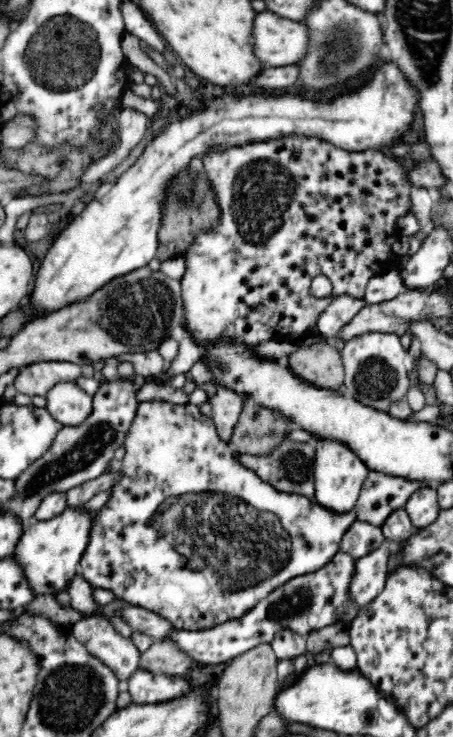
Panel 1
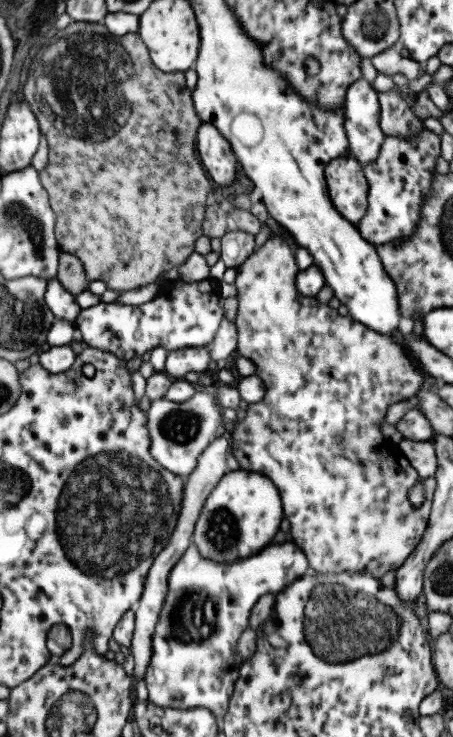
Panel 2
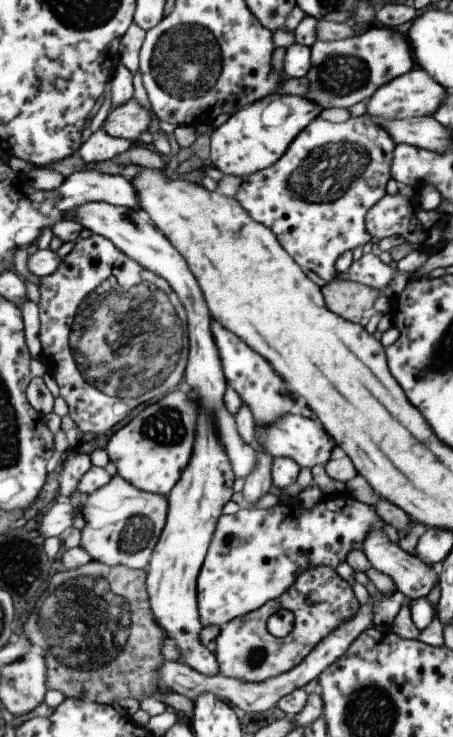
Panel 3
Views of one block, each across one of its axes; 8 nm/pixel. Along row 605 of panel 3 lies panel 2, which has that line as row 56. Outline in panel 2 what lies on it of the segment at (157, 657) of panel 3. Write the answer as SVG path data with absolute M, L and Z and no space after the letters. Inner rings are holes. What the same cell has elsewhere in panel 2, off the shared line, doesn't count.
M71 21L63 30L57 30L55 38L41 50L41 60L40 58L32 59L26 84L23 86L23 94L25 94L25 100L29 102L31 112L37 119L39 132L47 140L48 161L45 168L38 172L38 176L41 186L47 193L49 206L55 213L54 237L56 243L59 250L72 254L81 261L87 282L103 282L106 290L121 294L147 286L158 280L160 275L173 266L183 264L187 260L187 256L194 251L195 239L202 235L205 198L211 190L209 179L205 176L200 160L195 158L196 132L201 124L201 119L193 108L190 91L185 86L184 74L163 73L155 68L144 43L136 33L114 36L101 23ZM35 94L37 94L37 98L43 98L47 102L47 108L45 108L45 102L43 102L43 106L39 102L35 102Z

